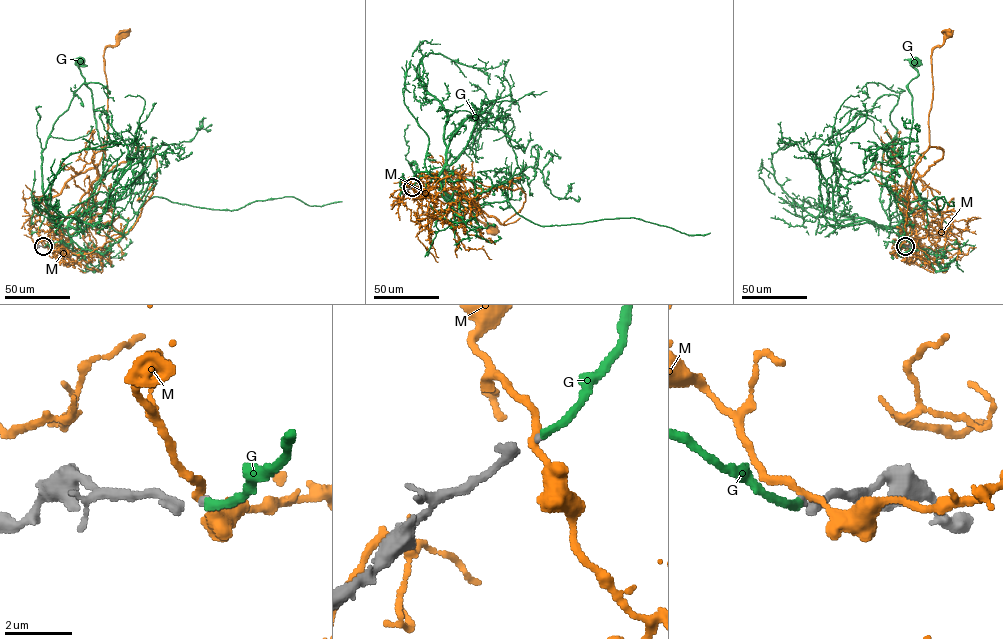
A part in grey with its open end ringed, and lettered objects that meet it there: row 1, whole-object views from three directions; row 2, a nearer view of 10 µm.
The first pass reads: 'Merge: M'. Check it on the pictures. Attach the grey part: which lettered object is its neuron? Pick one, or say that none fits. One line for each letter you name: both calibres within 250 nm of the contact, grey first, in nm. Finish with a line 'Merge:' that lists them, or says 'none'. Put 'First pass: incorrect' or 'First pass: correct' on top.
First pass: incorrect
G: Thickness 170 nm (grey) against 240 nm
Merge: G

